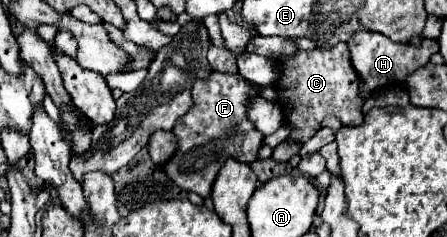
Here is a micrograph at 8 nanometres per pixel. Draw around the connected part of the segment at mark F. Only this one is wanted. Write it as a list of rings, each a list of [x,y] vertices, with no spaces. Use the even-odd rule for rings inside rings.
[[[211,72],[209,78],[197,80],[191,98],[193,106],[185,116],[177,120],[177,142],[179,148],[173,158],[163,166],[163,172],[183,190],[195,192],[203,198],[211,194],[211,186],[225,162],[235,158],[239,162],[251,164],[257,160],[257,152],[263,146],[265,136],[247,118],[247,104],[259,96],[257,86],[251,86],[241,74]],[[197,106],[203,108],[197,108]],[[207,138],[207,146],[205,146]]]

